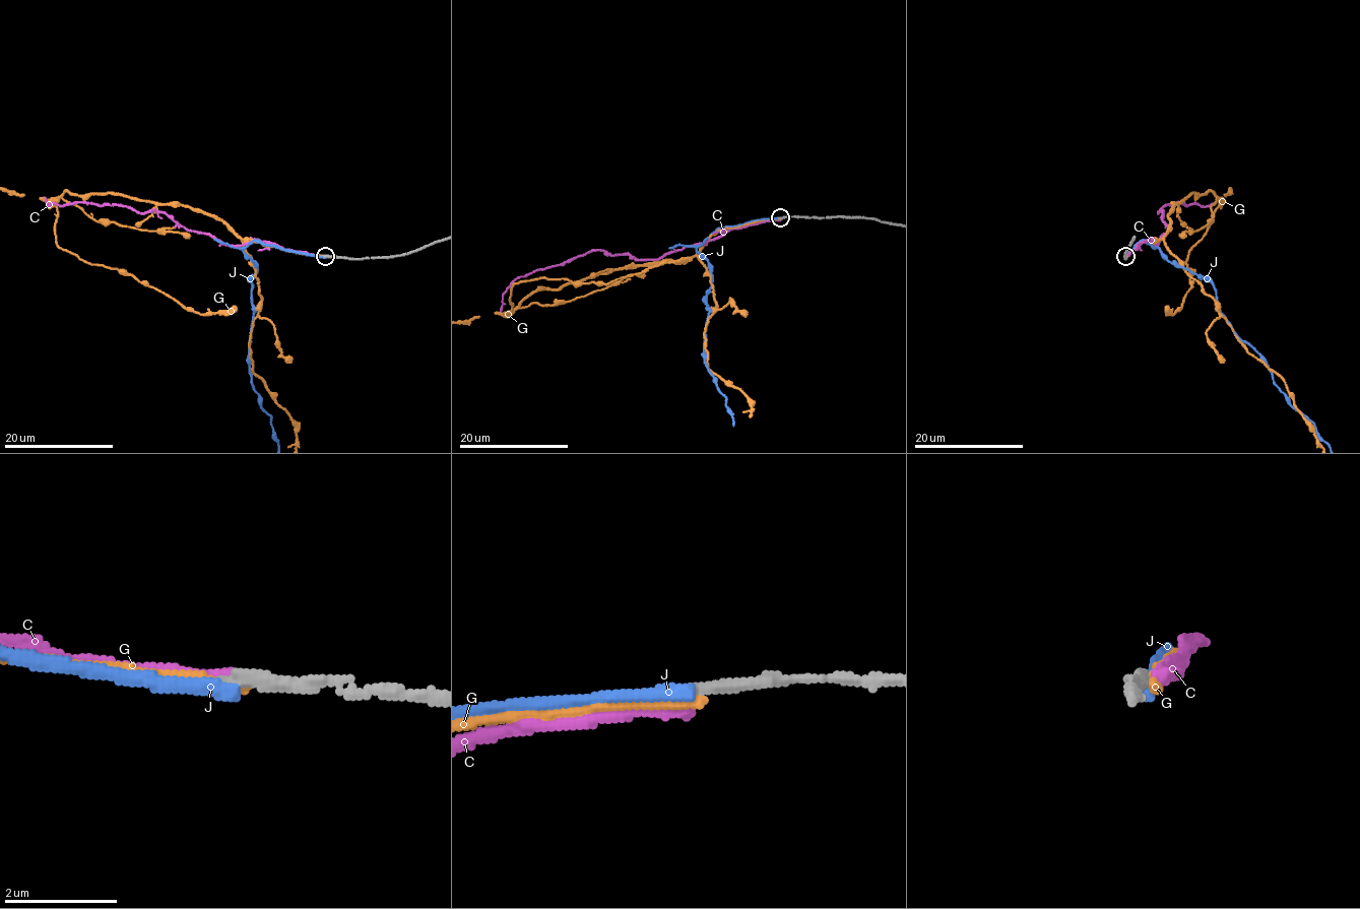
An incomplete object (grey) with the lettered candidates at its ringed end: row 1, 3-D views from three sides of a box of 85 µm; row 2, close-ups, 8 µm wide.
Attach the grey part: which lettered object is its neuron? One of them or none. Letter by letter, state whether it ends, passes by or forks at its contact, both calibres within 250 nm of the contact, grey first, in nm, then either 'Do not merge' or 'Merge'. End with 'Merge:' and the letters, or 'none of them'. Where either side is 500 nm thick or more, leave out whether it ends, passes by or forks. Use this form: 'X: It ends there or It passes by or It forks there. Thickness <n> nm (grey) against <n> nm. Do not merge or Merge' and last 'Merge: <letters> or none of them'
C: It ends there. Thickness 240 nm (grey) against 280 nm. Do not merge
G: It ends there. Thickness 240 nm (grey) against 240 nm. Do not merge
J: It ends there. Thickness 240 nm (grey) against 260 nm. Do not merge
Merge: none of them

